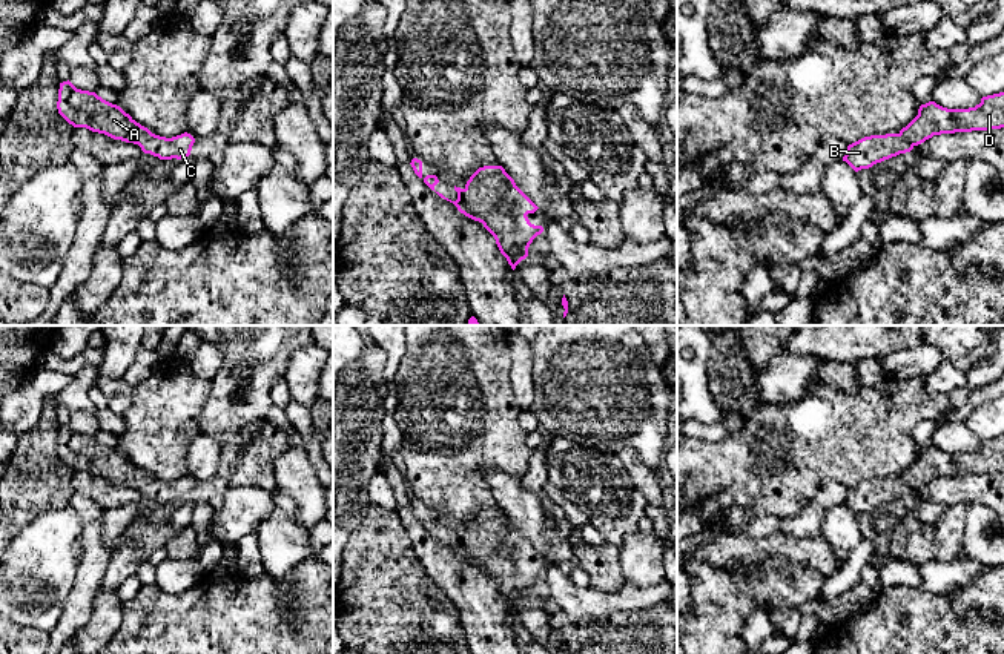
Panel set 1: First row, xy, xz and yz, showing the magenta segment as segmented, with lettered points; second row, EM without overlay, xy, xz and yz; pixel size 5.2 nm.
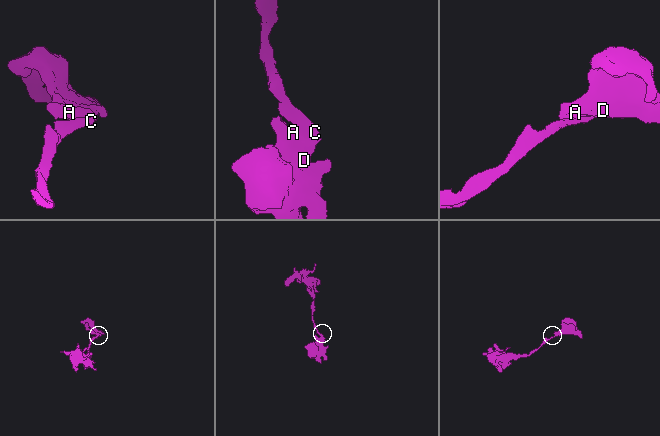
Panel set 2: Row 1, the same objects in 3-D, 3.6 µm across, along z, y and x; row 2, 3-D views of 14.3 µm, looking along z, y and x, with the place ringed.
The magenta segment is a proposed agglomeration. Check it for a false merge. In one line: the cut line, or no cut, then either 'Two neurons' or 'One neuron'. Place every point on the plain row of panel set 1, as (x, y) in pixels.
No split. One neuron

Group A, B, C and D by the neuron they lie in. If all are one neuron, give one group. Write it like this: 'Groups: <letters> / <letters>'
Groups: A B C D

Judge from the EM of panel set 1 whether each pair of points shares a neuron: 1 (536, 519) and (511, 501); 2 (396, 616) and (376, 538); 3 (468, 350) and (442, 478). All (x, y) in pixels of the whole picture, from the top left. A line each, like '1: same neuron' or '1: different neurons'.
1: same neuron
2: same neuron
3: same neuron

